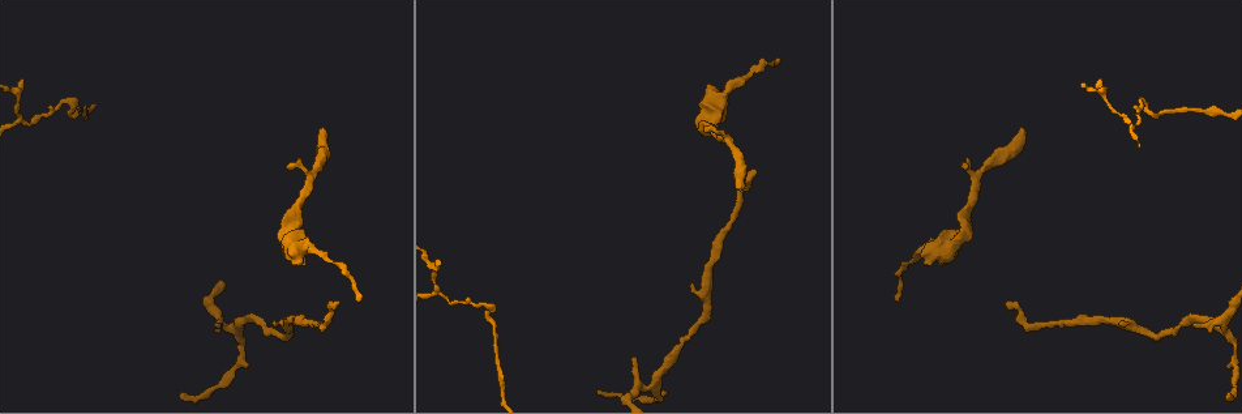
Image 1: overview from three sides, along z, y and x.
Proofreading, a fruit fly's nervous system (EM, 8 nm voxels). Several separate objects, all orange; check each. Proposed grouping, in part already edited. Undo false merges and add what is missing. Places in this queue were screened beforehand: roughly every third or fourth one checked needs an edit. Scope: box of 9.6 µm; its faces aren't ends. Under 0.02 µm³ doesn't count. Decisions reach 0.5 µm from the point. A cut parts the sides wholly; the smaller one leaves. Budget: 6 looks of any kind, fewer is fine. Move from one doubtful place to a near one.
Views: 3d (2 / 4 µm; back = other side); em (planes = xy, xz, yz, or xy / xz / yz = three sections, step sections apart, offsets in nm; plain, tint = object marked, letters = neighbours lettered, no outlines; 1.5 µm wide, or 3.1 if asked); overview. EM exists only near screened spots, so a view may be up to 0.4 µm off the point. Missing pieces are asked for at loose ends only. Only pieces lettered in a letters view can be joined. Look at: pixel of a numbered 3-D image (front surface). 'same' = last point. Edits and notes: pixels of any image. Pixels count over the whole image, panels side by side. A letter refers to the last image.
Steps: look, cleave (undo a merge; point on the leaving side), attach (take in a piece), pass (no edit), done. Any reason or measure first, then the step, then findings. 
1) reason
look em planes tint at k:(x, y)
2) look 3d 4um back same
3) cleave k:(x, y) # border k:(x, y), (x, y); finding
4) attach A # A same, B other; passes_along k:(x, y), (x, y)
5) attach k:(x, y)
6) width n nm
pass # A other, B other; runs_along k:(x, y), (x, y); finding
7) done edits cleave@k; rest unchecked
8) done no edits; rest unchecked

tapers out
look em xy step 8 letters at 1:(753, 169)

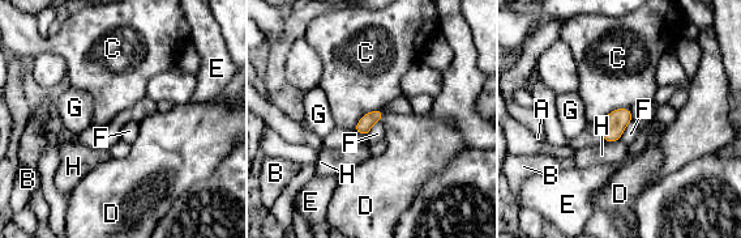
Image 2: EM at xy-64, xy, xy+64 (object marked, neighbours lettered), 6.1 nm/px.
width 90 nm
attach D # A other, B other, C other, D same, E other, F other, G other, H other; passes_along 2:(364, 124), (382, 117), (414, 141); the cell continues

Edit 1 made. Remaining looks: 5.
tapers out
look 3d 4um at 1:(896, 300)

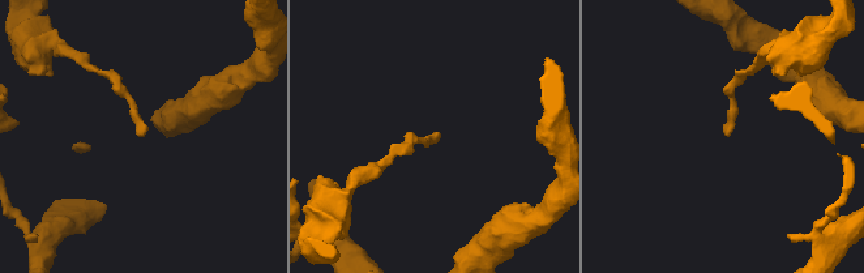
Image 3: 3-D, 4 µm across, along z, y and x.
now the EM
look em 3.1um planes letters at 3:(431, 136)

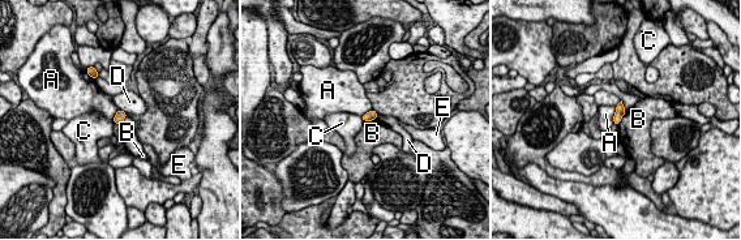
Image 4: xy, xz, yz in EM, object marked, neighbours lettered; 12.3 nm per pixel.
pass # A other, B other, C other, D other, E other; border 4:(616, 107), (613, 123); none of them fits

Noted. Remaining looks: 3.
branch stops here
look 3d 4um at 1:(705, 129)

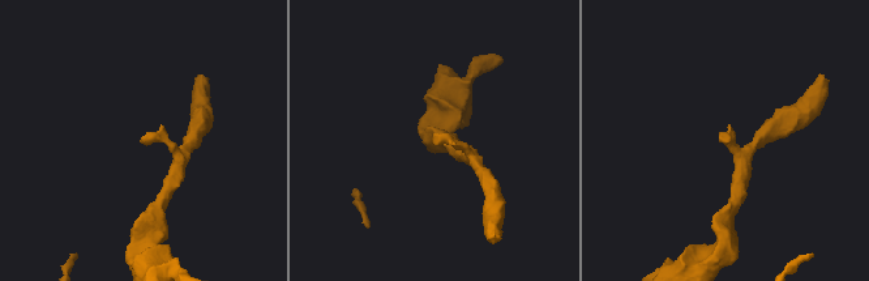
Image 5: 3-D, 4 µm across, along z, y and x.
need the tissue
look em planes letters at 5:(433, 143)

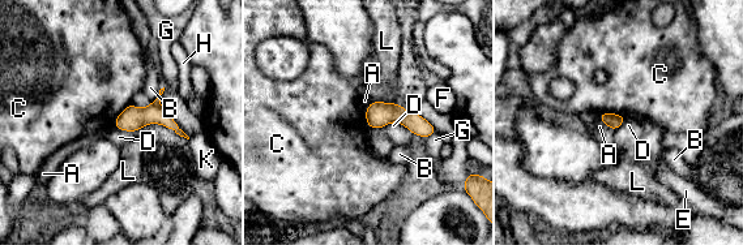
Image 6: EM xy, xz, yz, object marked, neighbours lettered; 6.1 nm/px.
pass # A other, B other, C other, D other, E other, F other, G other, H other, K other, L other; border 6:(600, 112), (622, 114), (627, 119); none of them fits

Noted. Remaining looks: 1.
done edits attach@2; rest unchecked

